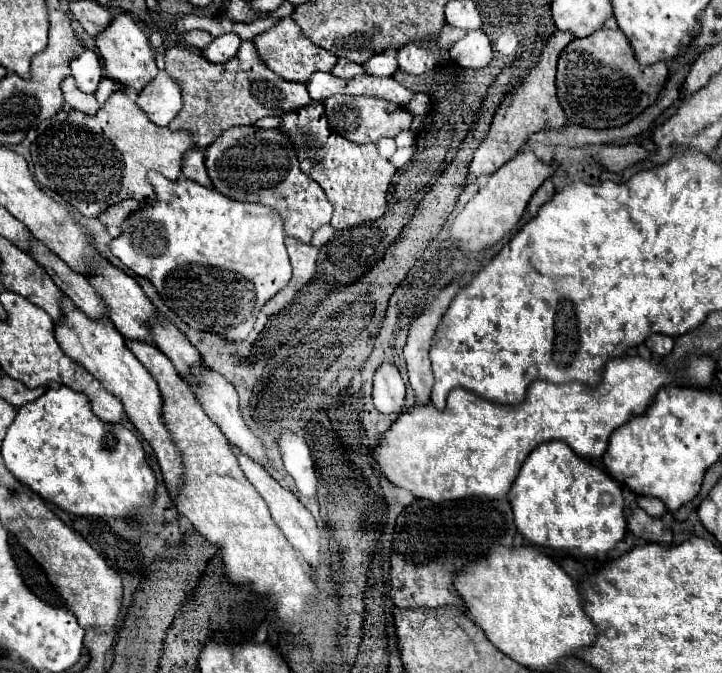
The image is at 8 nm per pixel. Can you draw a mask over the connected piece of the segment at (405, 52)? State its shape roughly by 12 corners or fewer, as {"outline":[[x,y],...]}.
{"outline":[[422,45],[398,51],[398,69],[422,75],[436,67],[438,55]]}

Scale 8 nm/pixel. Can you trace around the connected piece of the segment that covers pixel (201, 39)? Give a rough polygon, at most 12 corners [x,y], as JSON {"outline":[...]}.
{"outline":[[200,29],[180,35],[188,47],[204,49],[214,37]]}

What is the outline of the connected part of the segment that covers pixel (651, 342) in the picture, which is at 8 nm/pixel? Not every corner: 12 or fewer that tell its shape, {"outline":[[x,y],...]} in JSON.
{"outline":[[654,333],[646,345],[654,355],[666,357],[674,347],[670,335]]}

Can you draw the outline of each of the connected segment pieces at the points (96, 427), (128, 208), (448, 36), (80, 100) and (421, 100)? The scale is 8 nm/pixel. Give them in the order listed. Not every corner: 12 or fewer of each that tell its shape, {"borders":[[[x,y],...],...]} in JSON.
{"borders":[[[66,385],[18,409],[8,471],[78,517],[154,503],[138,437]],[[134,199],[112,205],[110,211],[102,213],[104,225],[120,227],[140,203]],[[444,25],[438,45],[444,49],[464,37],[464,31],[452,25]],[[72,75],[62,81],[64,101],[72,109],[94,115],[94,95],[78,89]],[[416,93],[406,111],[412,115],[428,111],[428,95]]]}

